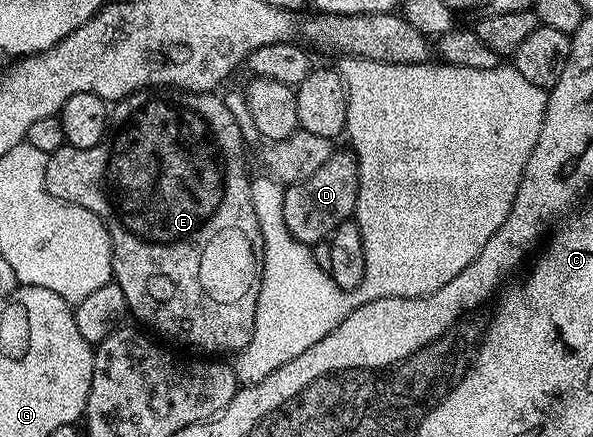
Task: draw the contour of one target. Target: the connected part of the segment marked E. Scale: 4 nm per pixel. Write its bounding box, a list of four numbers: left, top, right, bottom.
[45,93,264,357]

